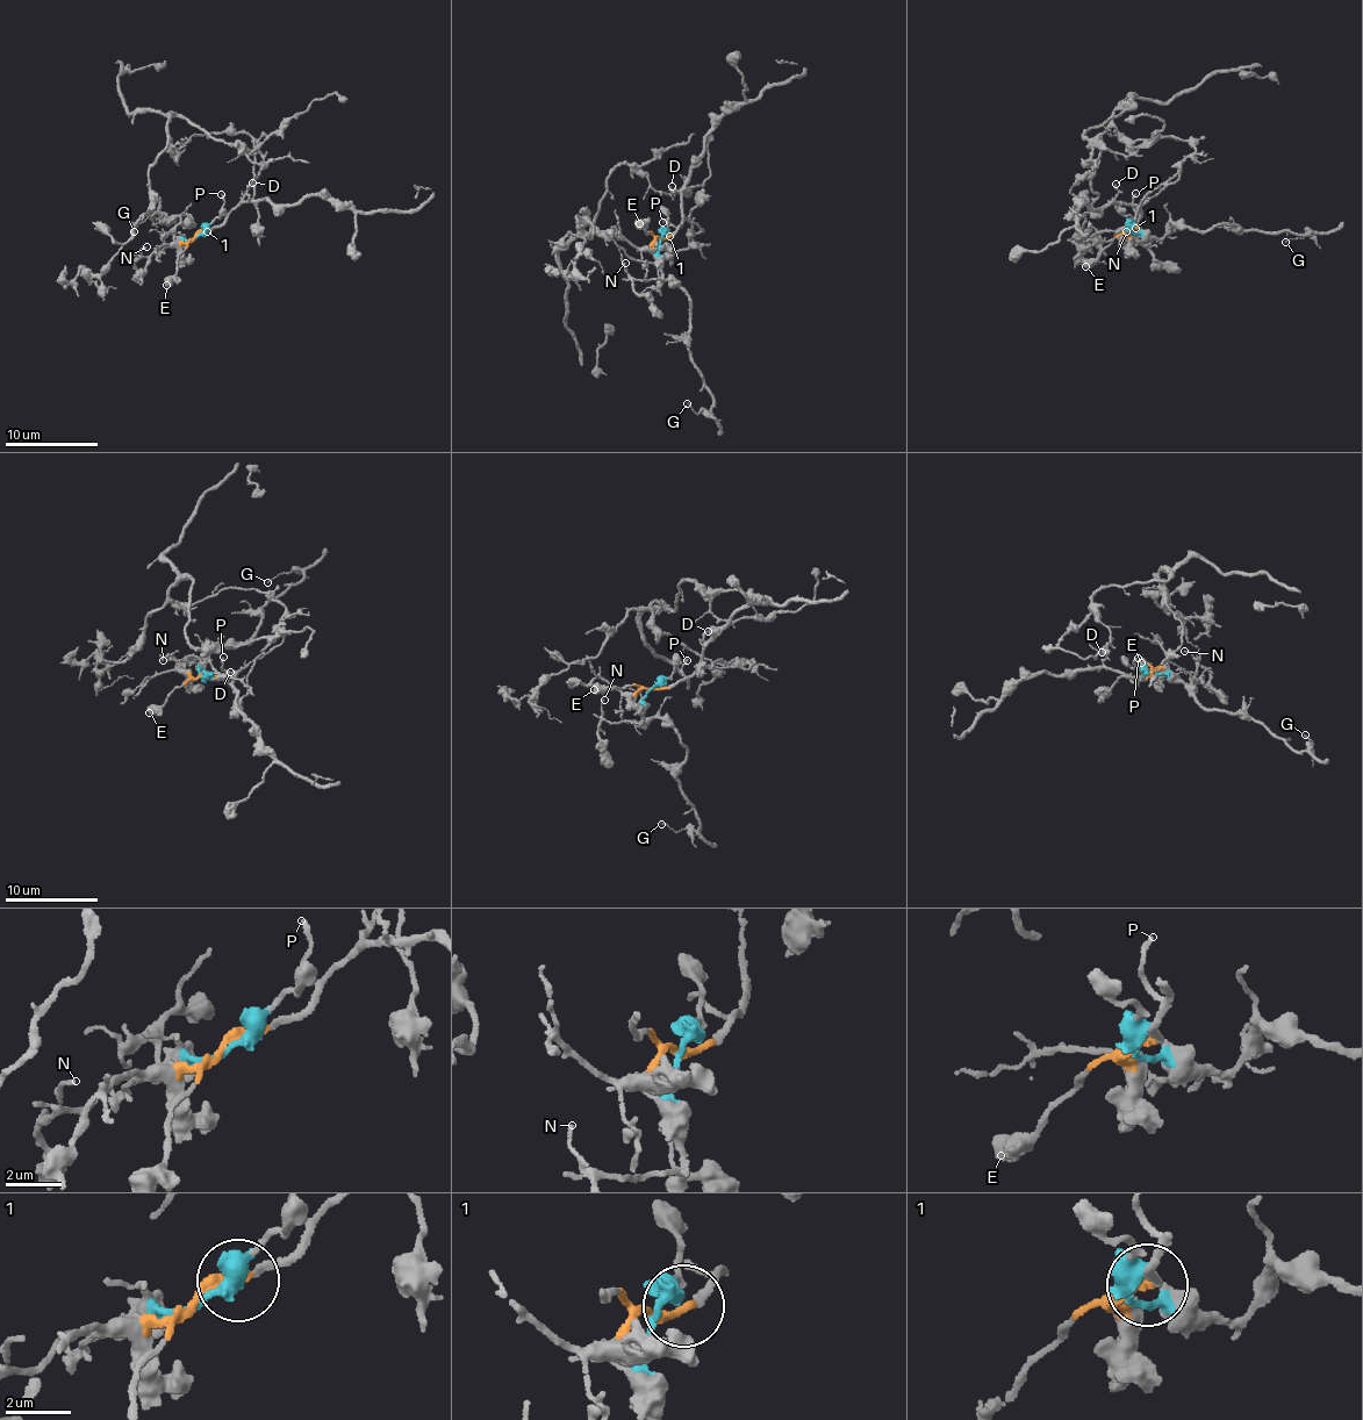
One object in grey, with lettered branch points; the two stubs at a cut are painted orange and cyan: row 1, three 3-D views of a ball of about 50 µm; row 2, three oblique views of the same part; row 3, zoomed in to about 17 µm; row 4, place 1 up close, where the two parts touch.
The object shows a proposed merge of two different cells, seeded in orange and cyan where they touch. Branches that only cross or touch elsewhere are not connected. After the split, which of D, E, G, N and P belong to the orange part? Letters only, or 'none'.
D, E, P

